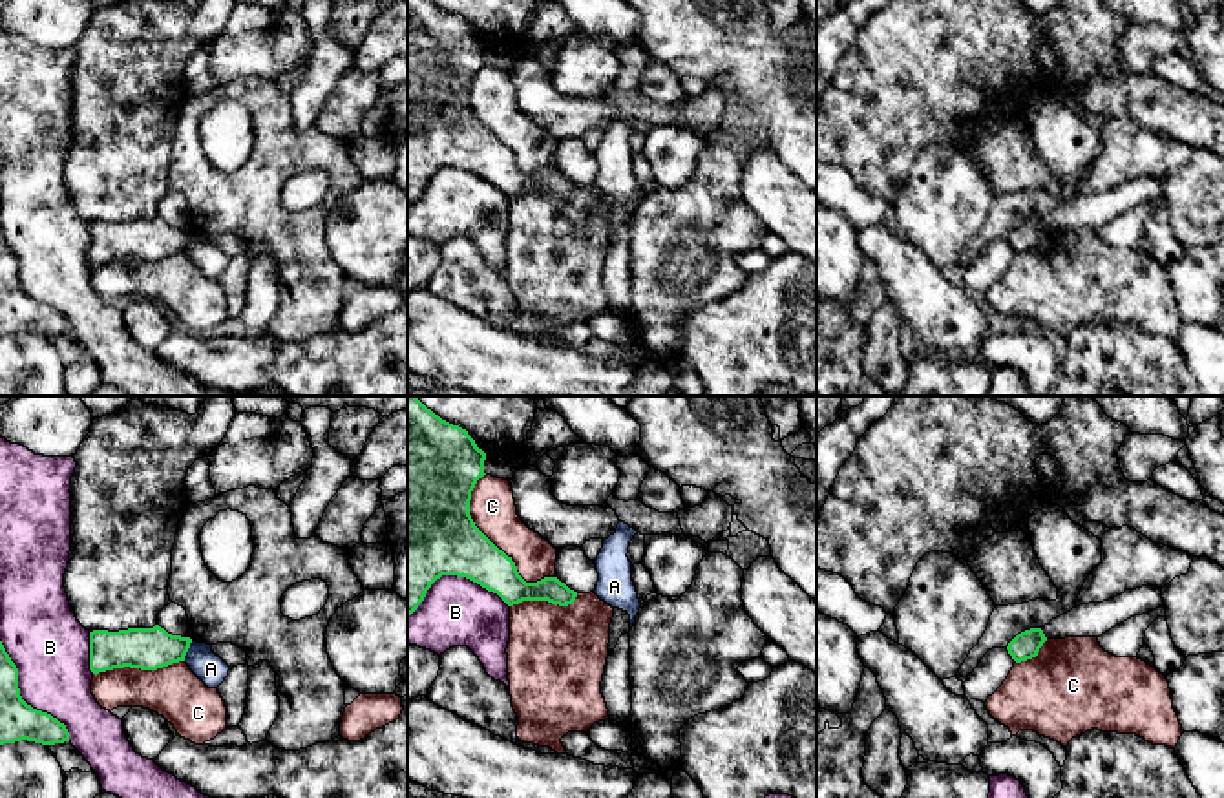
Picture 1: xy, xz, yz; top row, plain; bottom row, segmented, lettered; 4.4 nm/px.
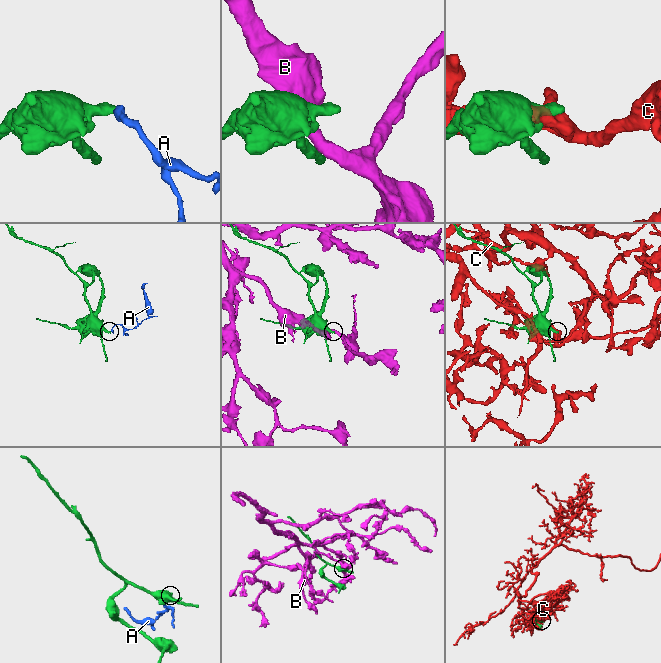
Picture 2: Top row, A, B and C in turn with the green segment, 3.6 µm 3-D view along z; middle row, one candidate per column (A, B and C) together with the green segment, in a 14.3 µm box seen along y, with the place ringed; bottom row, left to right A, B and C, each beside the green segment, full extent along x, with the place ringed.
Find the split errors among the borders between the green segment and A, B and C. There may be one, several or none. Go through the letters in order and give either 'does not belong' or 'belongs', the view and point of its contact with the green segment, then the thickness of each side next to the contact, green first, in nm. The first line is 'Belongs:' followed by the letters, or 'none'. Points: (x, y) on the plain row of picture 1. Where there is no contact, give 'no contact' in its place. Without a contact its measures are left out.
Belongs: none
A: does not belong; contact xy (187, 241); calibres 190 and 140 nm
B: does not belong; contact xy (21, 289); calibres 160 and 340 nm
C: does not belong; contact xz (494, 136); calibres 340 and 200 nm

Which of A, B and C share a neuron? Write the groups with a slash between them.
A / B / C

